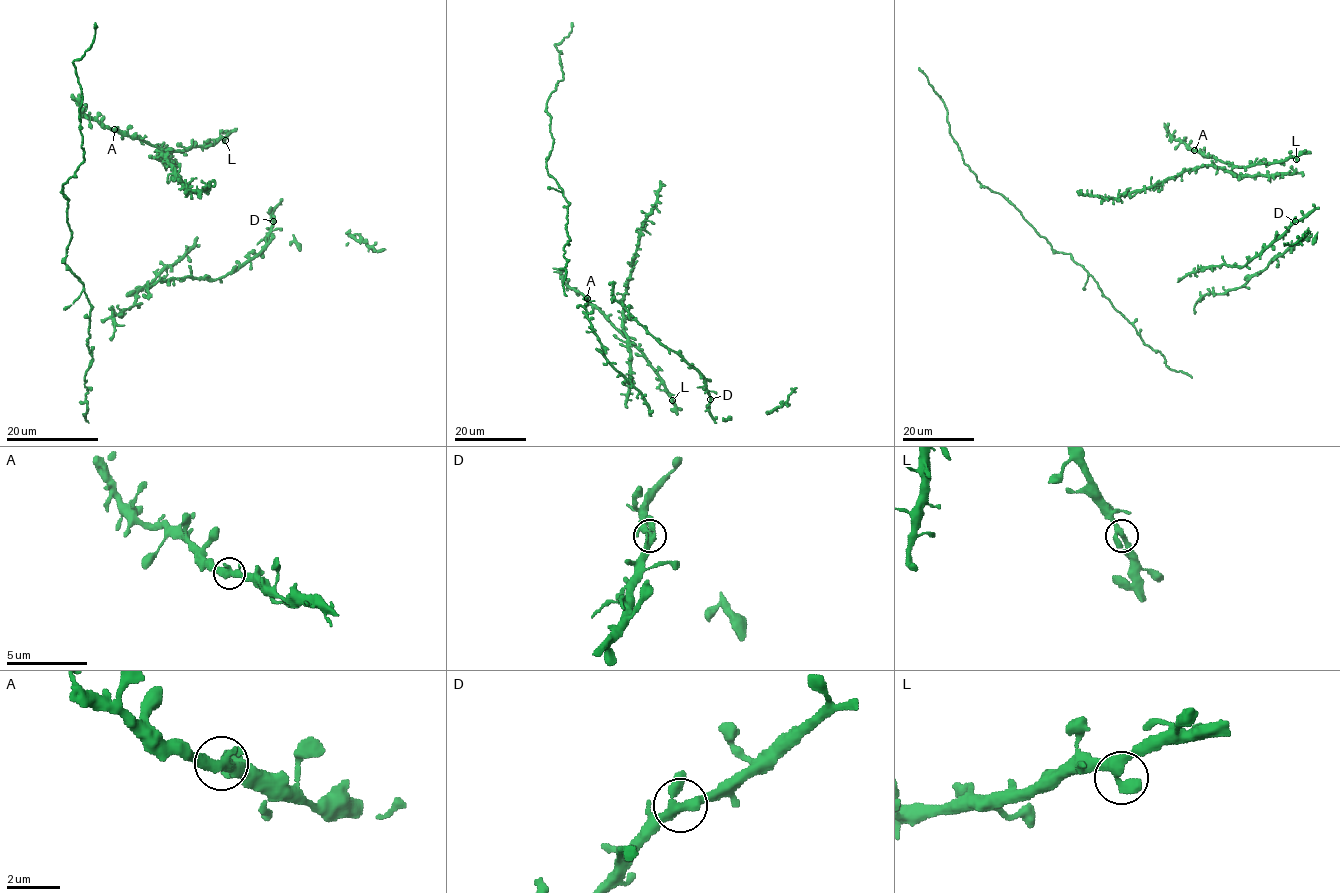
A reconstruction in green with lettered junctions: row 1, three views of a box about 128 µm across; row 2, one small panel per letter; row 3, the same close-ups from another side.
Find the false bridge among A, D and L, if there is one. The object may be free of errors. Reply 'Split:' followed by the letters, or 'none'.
Split: none

